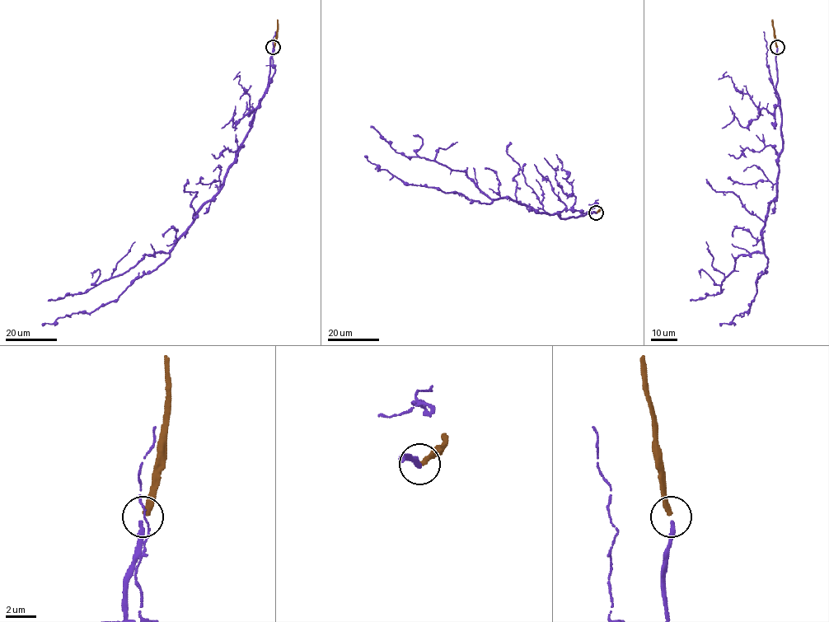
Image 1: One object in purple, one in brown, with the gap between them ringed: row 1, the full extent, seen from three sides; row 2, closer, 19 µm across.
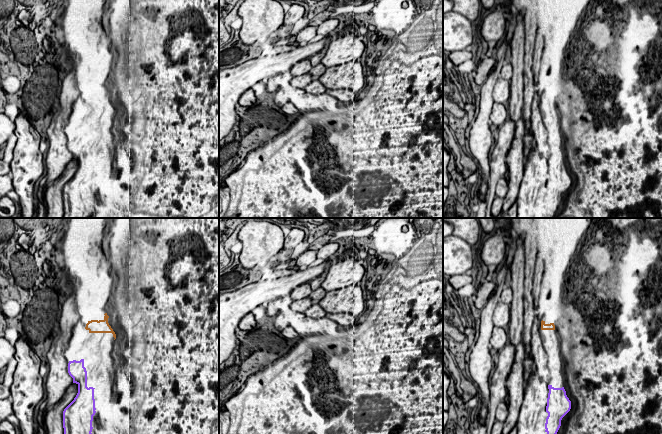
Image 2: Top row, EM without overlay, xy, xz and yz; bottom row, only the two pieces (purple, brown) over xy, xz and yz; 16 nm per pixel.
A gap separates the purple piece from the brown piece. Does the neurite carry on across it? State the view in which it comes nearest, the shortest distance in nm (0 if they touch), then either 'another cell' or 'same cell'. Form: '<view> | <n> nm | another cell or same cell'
xy | 440 nm | same cell

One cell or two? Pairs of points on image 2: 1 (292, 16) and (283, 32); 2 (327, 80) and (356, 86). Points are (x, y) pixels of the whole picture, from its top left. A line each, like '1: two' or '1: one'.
1: one
2: one

